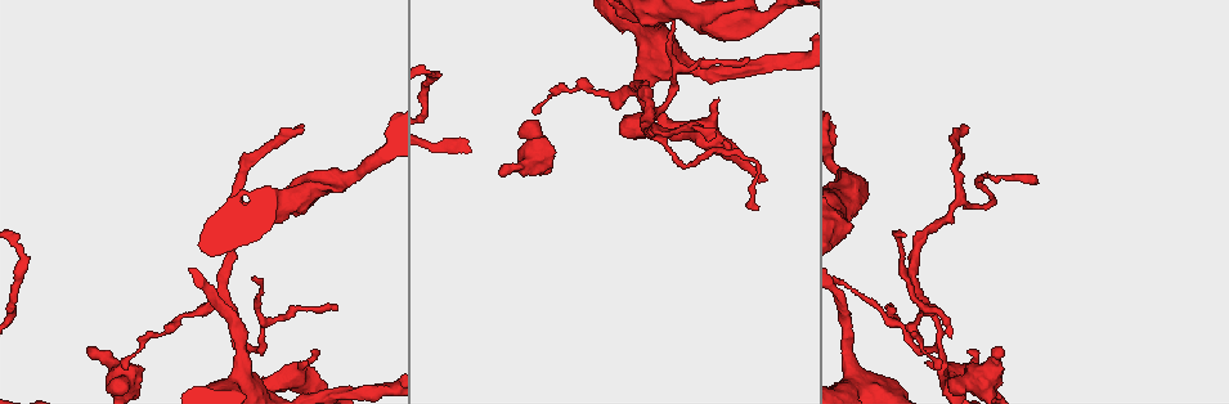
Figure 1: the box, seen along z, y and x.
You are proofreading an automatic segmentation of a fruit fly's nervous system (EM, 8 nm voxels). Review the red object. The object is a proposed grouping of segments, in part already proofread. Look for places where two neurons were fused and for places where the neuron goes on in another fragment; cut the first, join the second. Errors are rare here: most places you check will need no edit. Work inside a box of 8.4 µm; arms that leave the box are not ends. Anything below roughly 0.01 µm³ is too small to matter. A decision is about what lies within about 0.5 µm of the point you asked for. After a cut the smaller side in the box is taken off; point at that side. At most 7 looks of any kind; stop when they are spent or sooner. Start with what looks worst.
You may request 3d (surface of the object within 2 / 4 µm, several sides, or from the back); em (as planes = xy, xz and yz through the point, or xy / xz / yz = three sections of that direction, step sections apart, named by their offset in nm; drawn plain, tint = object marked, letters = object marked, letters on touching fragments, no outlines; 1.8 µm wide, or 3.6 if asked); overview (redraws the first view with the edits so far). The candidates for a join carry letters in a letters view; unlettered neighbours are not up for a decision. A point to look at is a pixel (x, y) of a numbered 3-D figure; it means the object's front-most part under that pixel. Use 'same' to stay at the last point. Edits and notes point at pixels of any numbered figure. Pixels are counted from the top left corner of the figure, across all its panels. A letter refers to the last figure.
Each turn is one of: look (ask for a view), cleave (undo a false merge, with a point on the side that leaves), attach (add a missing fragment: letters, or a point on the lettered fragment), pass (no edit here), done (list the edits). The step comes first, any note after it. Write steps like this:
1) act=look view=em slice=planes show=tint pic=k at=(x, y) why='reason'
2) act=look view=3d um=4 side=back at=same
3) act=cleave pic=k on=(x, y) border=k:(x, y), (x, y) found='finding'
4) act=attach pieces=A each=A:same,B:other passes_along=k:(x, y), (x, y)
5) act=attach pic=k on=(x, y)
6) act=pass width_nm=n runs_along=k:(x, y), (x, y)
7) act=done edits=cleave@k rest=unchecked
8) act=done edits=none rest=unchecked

act=look view=em slice=planes show=plain pic=1 at=(959, 201) why='abrupt turn'

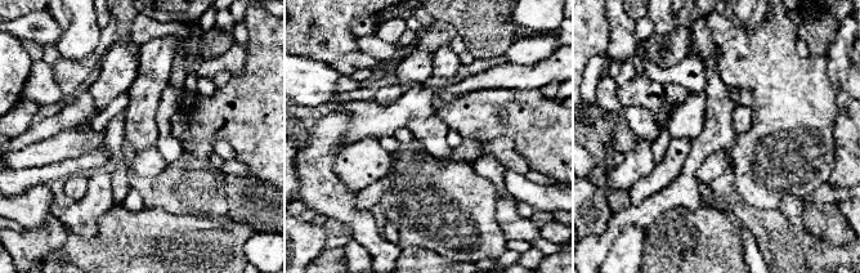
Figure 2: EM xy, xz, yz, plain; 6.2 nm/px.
act=look view=em slice=planes show=letters at=same why='what lies round it'

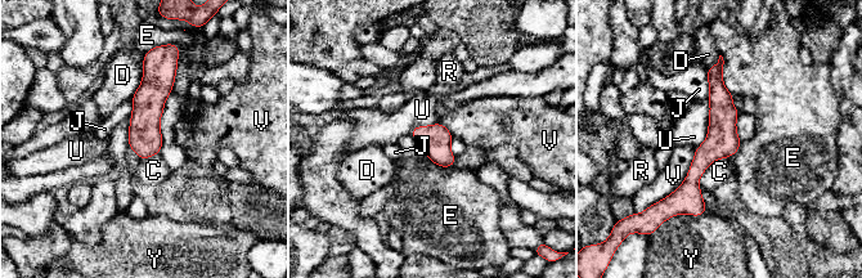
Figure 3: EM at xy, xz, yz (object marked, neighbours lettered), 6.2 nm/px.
act=pass width_nm=190 each=C:other,D:other,E:other,J:other,R:other,U:other,V:other,Y:other runs_along=3:(719, 66), (719, 142), (681, 207) found='all the same neuron'

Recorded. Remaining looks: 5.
act=look view=em slice=xz step=4 show=tint pic=1 at=(314, 353) why='thin end'

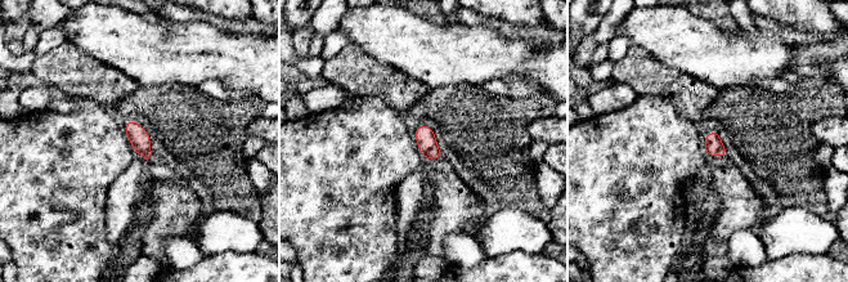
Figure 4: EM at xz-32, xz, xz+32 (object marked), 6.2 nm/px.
act=look view=em slice=planes show=letters at=same why='cut it another way'

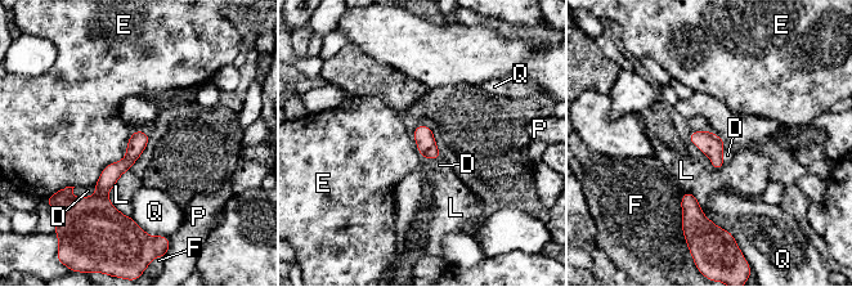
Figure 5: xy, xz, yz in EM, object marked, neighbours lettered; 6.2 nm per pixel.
act=pass longest_contact=E:420nm each=D:other,E:other,F:other,L:other,P:other,Q:other runs_along=5:(139, 134), (103, 185), (103, 203), (128, 220) found='no lettered fragment goes on from it'

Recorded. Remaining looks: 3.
act=look view=3d um=2 pic=1 at=(904, 253) why='thin neck'

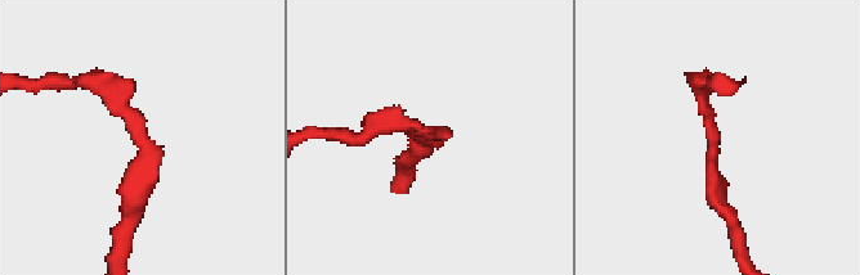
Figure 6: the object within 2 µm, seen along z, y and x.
act=look view=em slice=planes show=letters pic=6 at=(710, 129) why='now the EM'

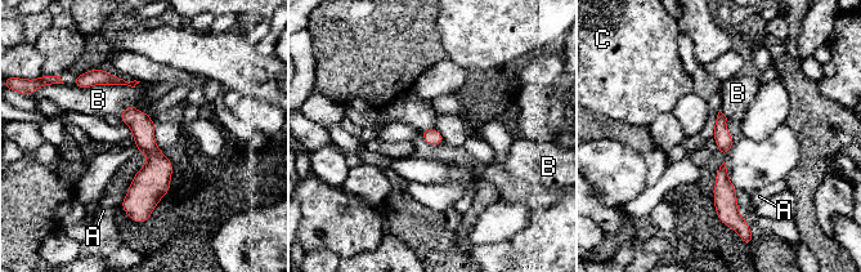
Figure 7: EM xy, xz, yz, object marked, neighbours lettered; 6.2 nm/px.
act=pass width_nm=100 each=A:other,B:other,C:other border=7:(139, 81), (133, 87), (74, 85) found='one neuron here'

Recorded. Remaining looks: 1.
act=done edits=none rest=unchecked

